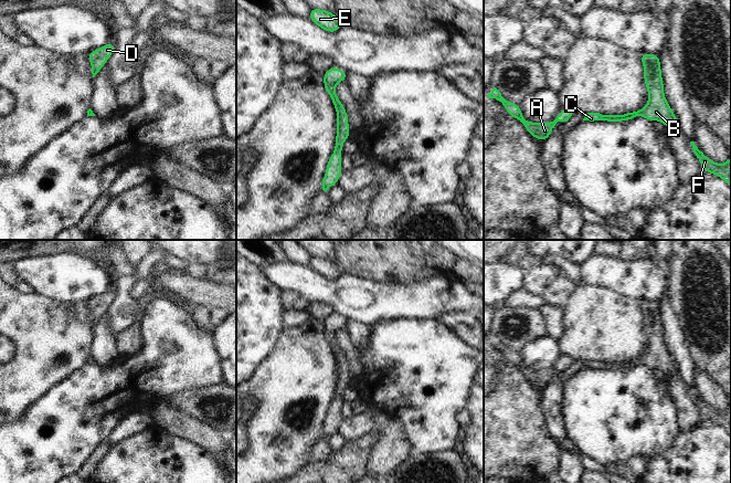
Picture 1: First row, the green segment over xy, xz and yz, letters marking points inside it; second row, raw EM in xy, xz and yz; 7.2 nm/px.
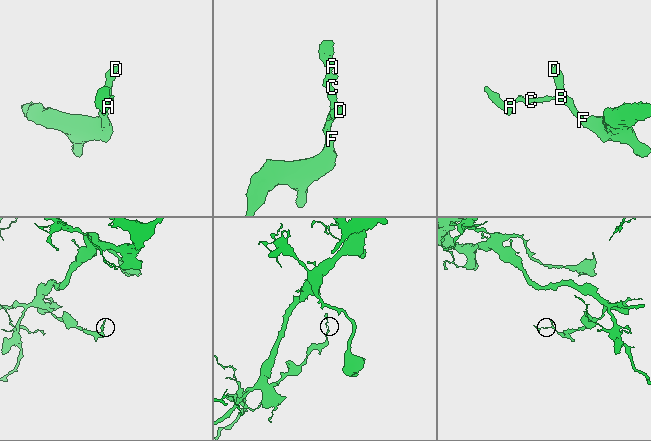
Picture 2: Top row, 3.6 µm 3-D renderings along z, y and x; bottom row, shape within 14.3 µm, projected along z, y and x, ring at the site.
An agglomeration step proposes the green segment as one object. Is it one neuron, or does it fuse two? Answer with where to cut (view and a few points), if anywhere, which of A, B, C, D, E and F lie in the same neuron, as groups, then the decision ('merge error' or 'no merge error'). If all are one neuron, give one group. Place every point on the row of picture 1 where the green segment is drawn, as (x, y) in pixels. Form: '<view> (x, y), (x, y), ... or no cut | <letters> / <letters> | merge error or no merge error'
no cut | A B C D E F | no merge error

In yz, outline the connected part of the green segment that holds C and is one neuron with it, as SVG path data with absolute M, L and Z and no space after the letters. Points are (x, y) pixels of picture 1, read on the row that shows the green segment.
M640 53L644 67L644 83L648 93L648 103L638 111L631 111L626 114L600 114L587 113L583 120L590 122L631 122L634 117L643 116L650 122L661 122L667 129L679 125L678 118L672 112L664 94L664 80L661 76L660 59L658 54Z

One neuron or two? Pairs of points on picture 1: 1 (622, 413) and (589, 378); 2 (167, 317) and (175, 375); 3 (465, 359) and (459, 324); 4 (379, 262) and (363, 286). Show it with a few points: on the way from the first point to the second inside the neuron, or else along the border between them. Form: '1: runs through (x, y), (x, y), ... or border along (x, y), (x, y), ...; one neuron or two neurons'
1: runs through (613, 405), (595, 387); one neuron
2: runs through (168, 332), (175, 348), (175, 360); one neuron
3: border along (443, 322), (472, 347); two neurons
4: border along (343, 272), (359, 277), (393, 283); two neurons

